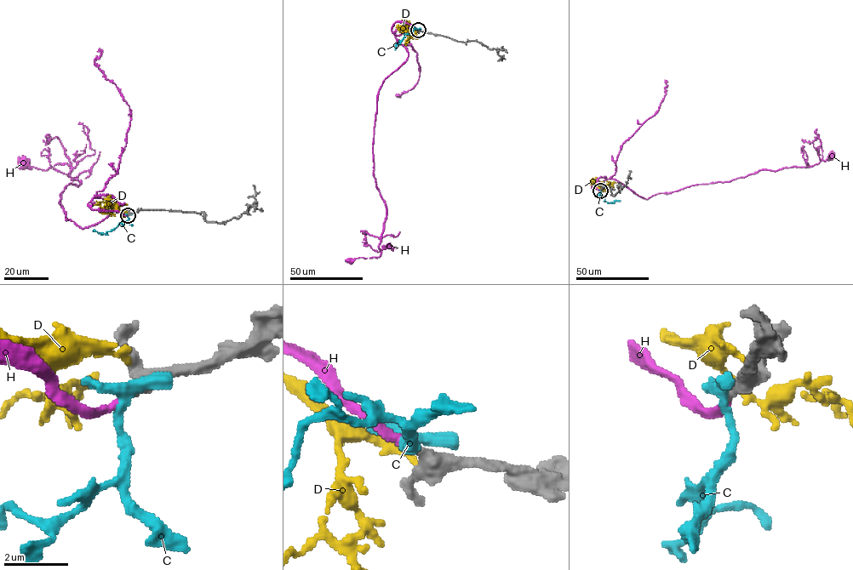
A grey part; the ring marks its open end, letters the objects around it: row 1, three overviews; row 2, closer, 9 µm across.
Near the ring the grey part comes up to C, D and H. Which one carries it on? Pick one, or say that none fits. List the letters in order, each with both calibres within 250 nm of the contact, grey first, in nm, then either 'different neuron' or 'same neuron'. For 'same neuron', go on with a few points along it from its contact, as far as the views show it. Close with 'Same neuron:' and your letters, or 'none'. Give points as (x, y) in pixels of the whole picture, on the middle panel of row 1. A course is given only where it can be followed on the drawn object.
C: calibres 440 and 320 nm; different neuron
D: calibres 320 and 200 nm; different neuron
H: calibres 400 and 190 nm; same neuron; course (418, 30), (400, 21), (392, 27), (408, 58), (377, 97), (374, 175), (386, 209), (381, 253), (348, 261)
Same neuron: H

